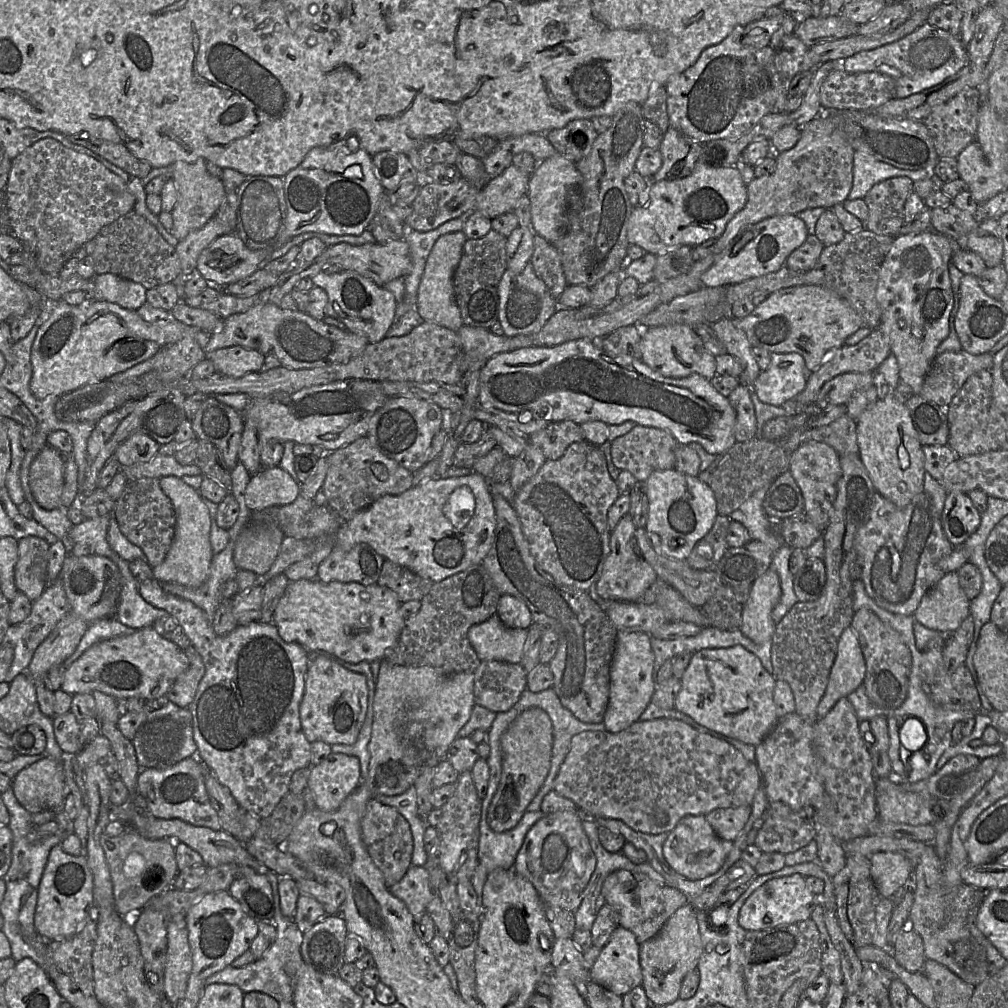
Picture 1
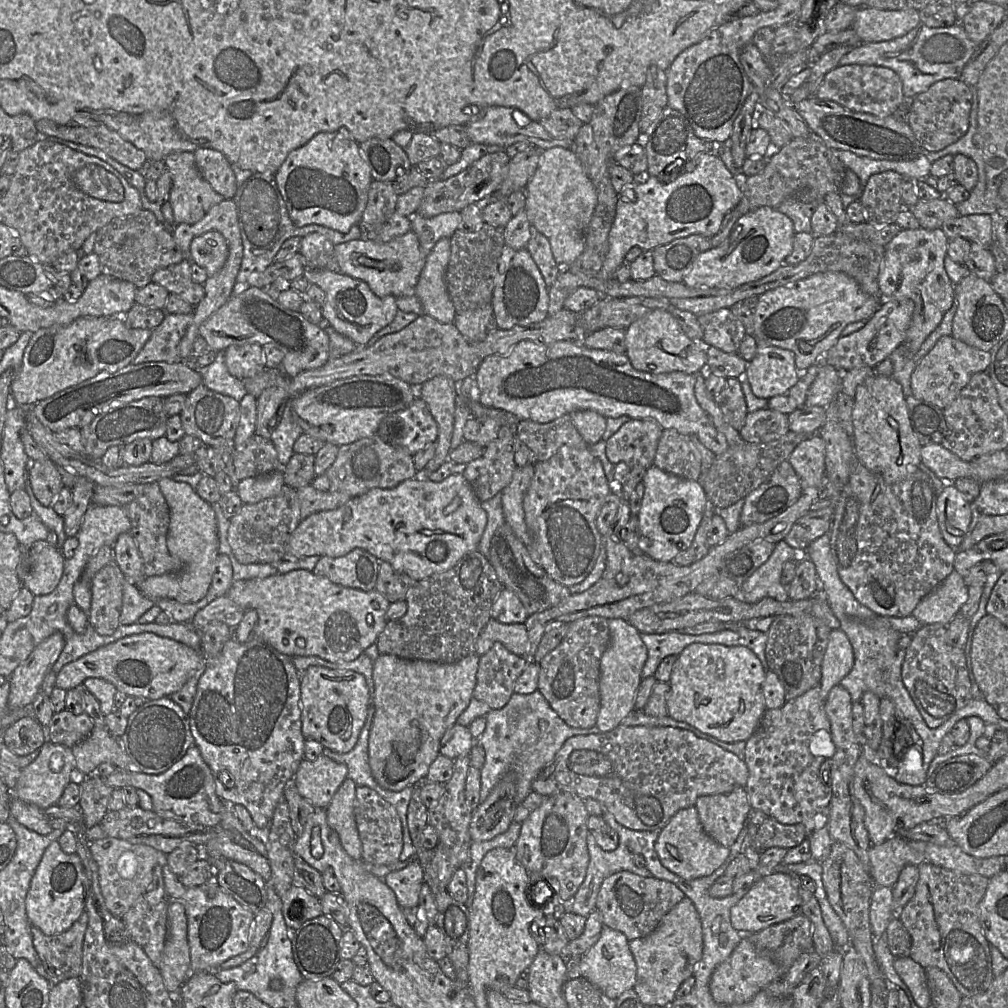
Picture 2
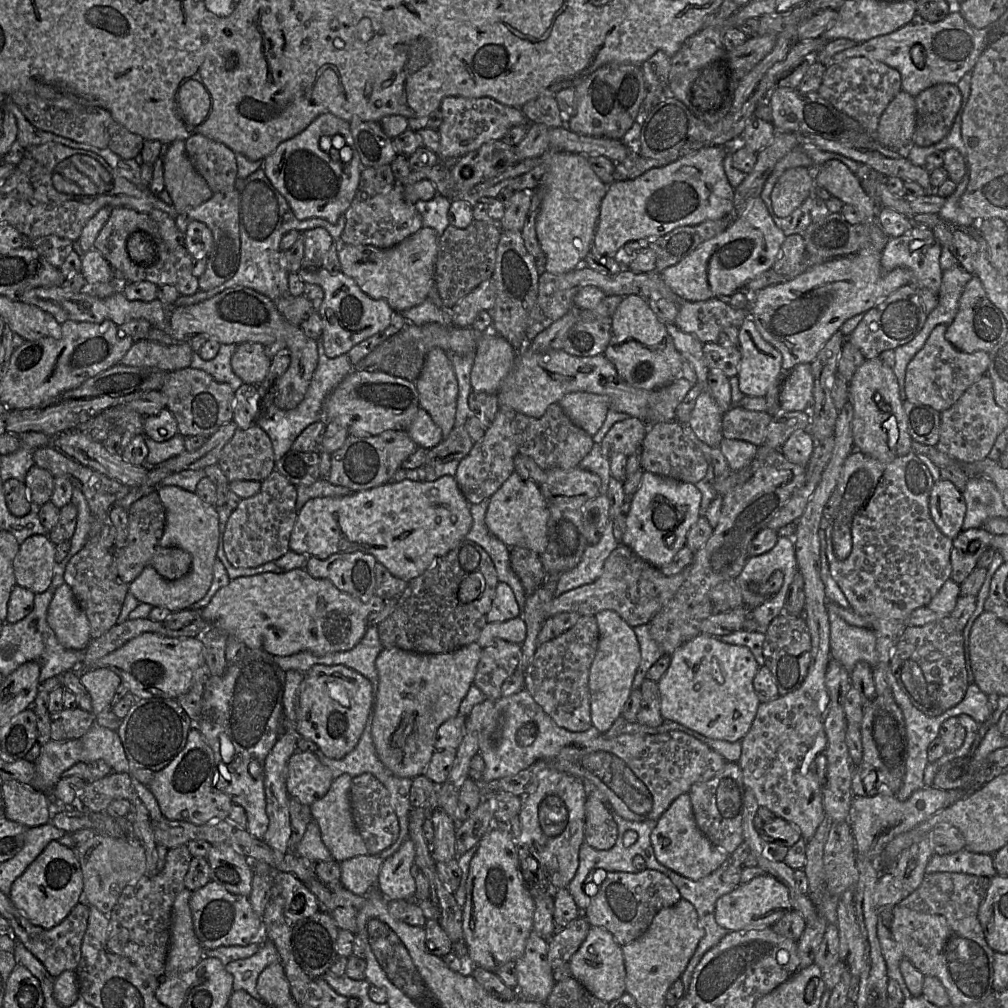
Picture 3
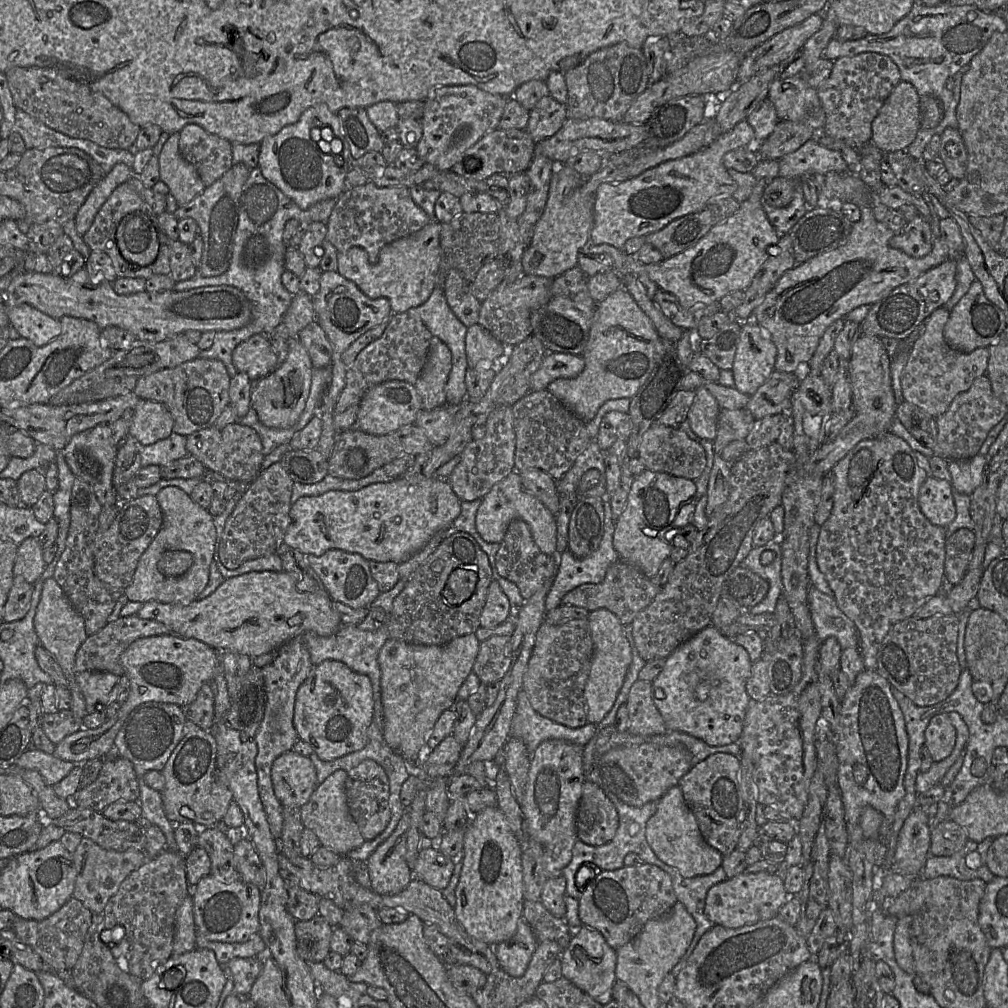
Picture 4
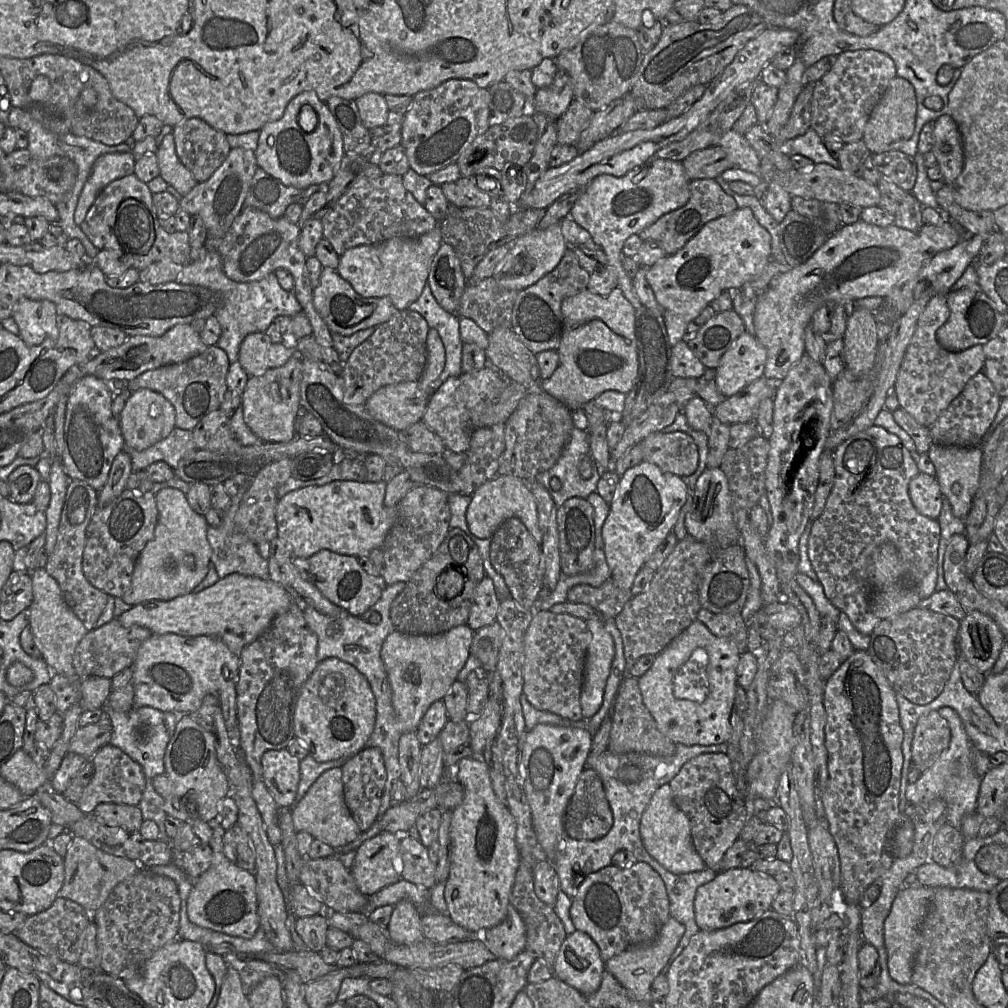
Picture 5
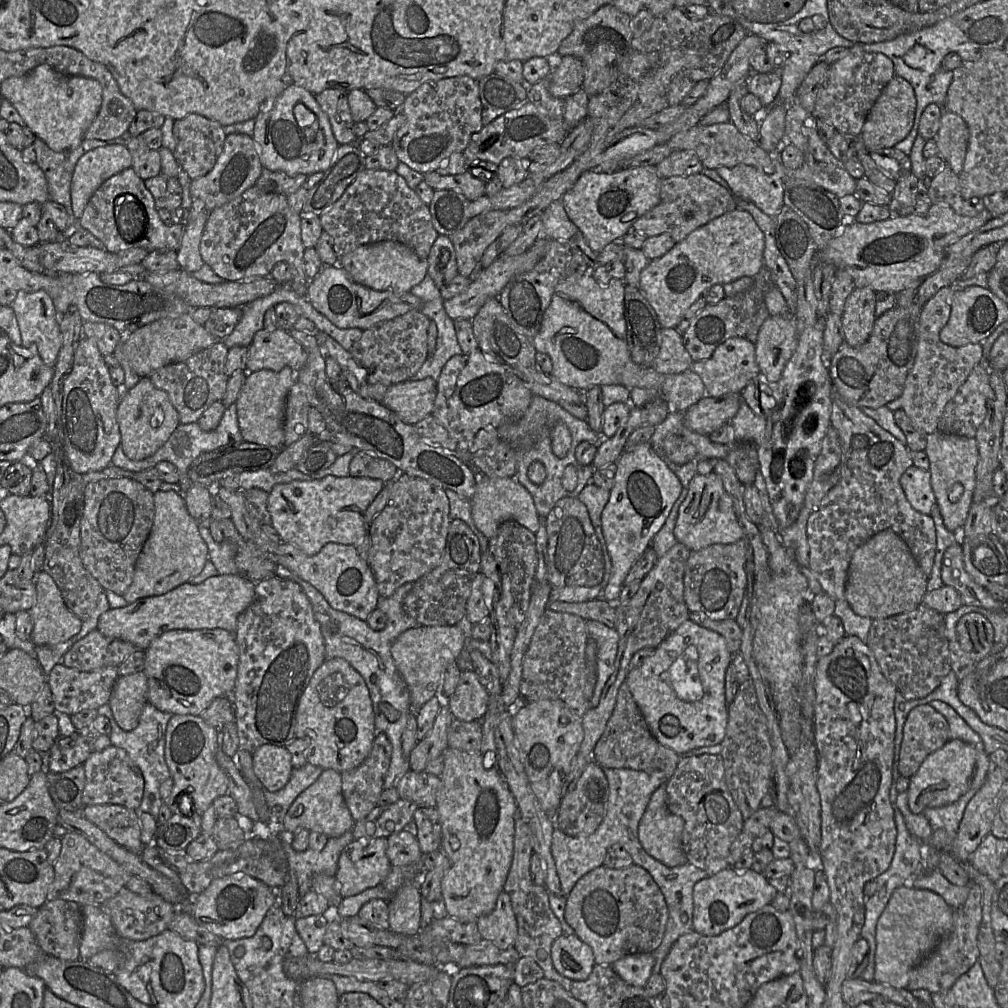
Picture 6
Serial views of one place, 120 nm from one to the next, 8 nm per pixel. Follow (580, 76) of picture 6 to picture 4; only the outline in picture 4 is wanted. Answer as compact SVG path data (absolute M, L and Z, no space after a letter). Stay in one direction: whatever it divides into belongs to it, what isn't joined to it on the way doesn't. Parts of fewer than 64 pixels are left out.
M551 95L545 96L529 111L525 130L538 143L558 132L566 119L566 105L559 103Z

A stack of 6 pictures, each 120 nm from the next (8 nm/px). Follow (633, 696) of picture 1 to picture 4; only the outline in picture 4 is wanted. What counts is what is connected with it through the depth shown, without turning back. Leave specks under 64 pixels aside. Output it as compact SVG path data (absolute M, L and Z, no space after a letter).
M601 608L589 613L594 655L589 676L585 683L584 698L587 721L598 725L612 709L623 686L627 671L632 662L632 649L625 634L625 627L611 611Z

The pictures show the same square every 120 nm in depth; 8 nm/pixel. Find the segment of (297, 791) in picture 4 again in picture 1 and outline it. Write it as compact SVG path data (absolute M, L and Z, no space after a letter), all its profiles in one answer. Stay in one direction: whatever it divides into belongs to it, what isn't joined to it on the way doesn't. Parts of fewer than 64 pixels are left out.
M331 753L318 765L311 766L308 786L316 808L334 811L361 780L360 762L356 756Z

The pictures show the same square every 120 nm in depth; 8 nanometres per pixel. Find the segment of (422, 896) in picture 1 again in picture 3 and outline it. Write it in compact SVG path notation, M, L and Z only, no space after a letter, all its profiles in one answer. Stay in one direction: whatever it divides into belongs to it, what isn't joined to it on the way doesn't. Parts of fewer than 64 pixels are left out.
M408 837L399 849L384 860L379 871L377 887L389 900L413 899L416 892L411 866L415 861L415 848Z

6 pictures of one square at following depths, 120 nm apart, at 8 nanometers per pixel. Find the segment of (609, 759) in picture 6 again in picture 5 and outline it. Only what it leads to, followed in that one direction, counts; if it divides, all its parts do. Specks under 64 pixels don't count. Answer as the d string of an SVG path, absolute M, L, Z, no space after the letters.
M625 675L619 686L611 709L612 727L609 736L608 751L613 754L631 752L646 753L653 756L668 757L676 751L676 744L662 734L650 711L643 702L638 678Z

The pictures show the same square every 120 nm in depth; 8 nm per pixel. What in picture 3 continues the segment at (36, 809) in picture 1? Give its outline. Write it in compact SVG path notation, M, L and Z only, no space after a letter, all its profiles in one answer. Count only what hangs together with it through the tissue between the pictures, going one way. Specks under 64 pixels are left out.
M80 739L49 741L34 762L35 775L31 787L43 793L51 793L62 778L62 773L78 763L82 751Z

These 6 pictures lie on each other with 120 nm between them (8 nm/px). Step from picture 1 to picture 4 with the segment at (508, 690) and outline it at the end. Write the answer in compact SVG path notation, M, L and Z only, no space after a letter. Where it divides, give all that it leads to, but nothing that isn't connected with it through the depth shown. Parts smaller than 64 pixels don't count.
M491 636L480 642L473 672L487 685L503 678L512 660L512 636Z

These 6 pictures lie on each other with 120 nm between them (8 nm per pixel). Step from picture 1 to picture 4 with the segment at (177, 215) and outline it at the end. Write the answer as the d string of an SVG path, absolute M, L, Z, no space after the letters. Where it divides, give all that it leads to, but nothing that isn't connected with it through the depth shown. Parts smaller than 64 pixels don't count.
M173 133L158 156L160 180L166 184L178 206L199 196L206 186L195 167L179 151L179 133Z

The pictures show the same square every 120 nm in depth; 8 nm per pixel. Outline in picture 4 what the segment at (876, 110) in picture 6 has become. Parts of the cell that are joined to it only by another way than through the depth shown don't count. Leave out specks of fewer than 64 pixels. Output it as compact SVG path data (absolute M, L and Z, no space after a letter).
M901 80L872 122L871 142L883 152L904 151L914 141L920 127L920 96L911 83Z

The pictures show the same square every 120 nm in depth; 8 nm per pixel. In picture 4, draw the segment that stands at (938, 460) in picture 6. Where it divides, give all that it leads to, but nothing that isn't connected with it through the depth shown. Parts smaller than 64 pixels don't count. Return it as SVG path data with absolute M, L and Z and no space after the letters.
M980 453L969 459L948 461L952 487L971 496L983 481L985 467L986 457Z

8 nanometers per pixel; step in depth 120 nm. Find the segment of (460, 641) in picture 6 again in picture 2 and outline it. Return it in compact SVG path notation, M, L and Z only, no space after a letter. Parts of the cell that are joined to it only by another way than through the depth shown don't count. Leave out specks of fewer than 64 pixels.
M473 653L453 663L405 659L391 654L380 654L376 658L373 663L374 716L368 758L372 776L382 788L398 792L425 780L429 766L440 754L442 736L457 722L473 697L479 657Z

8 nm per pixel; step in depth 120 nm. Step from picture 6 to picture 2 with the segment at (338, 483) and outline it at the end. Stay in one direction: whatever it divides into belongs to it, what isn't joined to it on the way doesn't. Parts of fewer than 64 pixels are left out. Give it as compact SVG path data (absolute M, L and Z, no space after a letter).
M452 474L441 482L407 479L391 489L373 488L334 510L317 512L301 520L289 538L283 560L314 555L340 557L361 548L419 581L452 568L465 554L477 550L486 524L487 513L463 474Z

